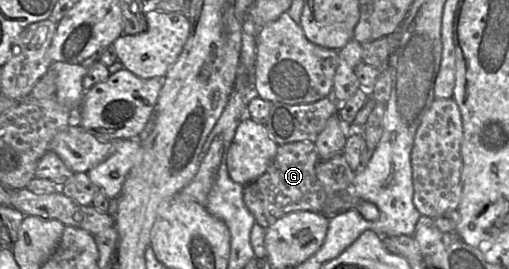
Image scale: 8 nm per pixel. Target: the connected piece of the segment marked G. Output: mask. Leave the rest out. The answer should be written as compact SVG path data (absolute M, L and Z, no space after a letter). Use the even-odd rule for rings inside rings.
M309 141L277 147L266 171L244 186L243 201L260 226L267 229L279 218L296 211L322 213L329 195L316 177L319 160L315 144Z

